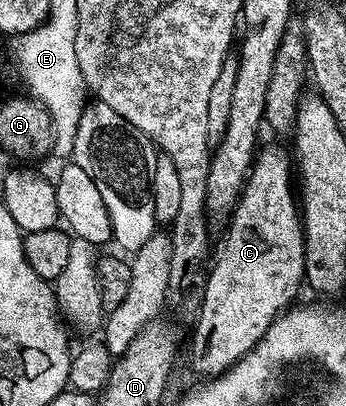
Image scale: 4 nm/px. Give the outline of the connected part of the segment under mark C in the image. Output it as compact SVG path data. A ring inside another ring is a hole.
M267 145L258 150L257 156L248 172L246 182L226 226L227 238L223 241L223 250L215 261L215 266L207 273L207 283L203 286L203 295L198 302L199 318L195 321L195 335L191 339L191 357L195 365L211 379L227 372L238 363L249 350L269 331L271 324L280 313L292 308L295 296L305 285L303 268L303 223L301 209L297 204L297 193L293 188L293 167L289 153L279 145Z

